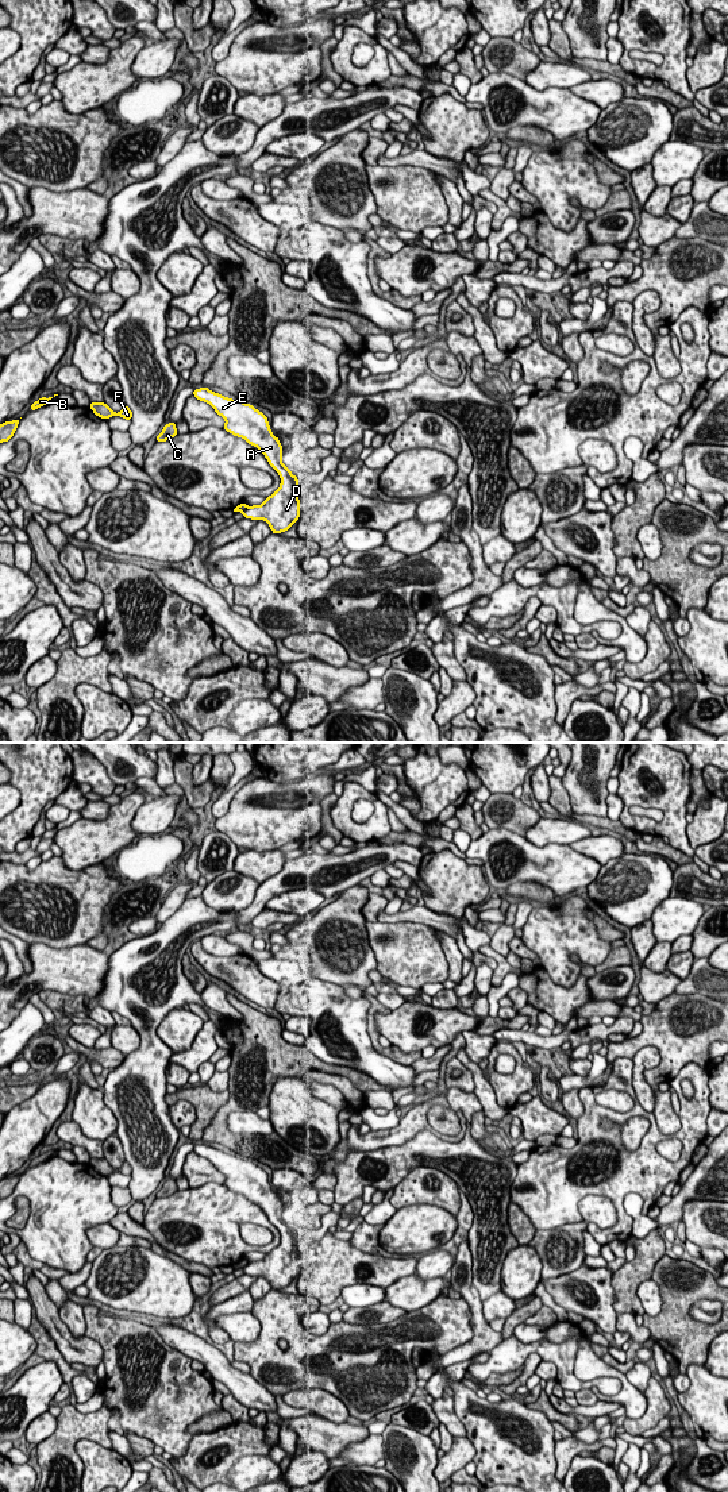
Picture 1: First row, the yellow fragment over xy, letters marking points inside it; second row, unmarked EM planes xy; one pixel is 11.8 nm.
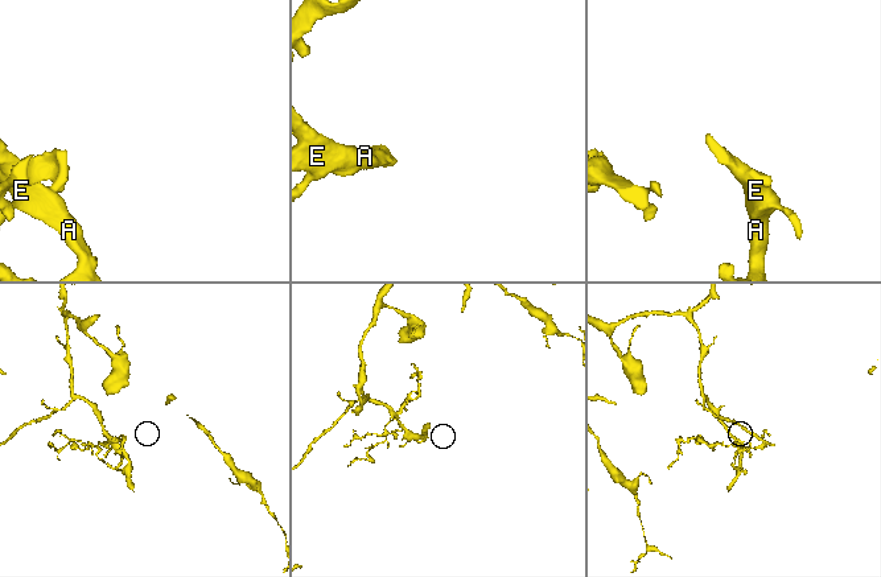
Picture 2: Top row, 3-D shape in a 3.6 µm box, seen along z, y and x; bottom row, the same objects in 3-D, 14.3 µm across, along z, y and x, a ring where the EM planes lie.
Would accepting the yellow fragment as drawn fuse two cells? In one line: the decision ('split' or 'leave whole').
split

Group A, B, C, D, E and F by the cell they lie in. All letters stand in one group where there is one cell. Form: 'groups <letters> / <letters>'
groups A D E / B C F

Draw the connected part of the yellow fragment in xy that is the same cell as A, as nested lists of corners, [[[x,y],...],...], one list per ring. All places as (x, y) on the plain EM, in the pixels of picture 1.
[[[208,1144],[194,1145],[193,1150],[197,1156],[209,1160],[226,1176],[223,1184],[227,1188],[257,1203],[281,1234],[280,1244],[261,1261],[243,1267],[243,1273],[265,1276],[276,1291],[290,1285],[301,1272],[298,1235],[289,1223],[282,1221],[282,1202],[280,1195],[271,1190],[267,1173],[251,1160],[234,1157]]]

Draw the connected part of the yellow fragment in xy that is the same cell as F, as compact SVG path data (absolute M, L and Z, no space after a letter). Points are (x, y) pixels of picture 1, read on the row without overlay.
M90 1158L89 1164L93 1167L93 1169L101 1175L109 1175L112 1172L120 1172L126 1176L131 1176L132 1168L127 1161L124 1164L115 1169L105 1158Z

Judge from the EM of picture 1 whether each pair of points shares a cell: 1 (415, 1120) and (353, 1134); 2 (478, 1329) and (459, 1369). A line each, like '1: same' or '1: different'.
1: same
2: different

